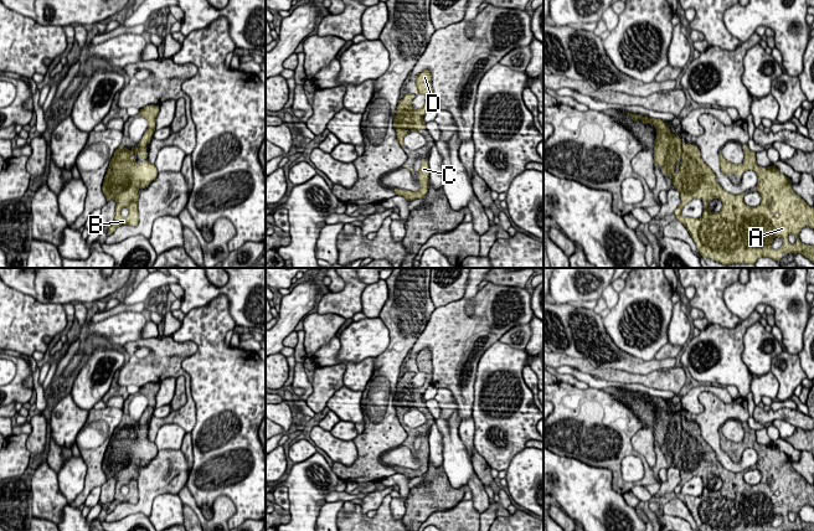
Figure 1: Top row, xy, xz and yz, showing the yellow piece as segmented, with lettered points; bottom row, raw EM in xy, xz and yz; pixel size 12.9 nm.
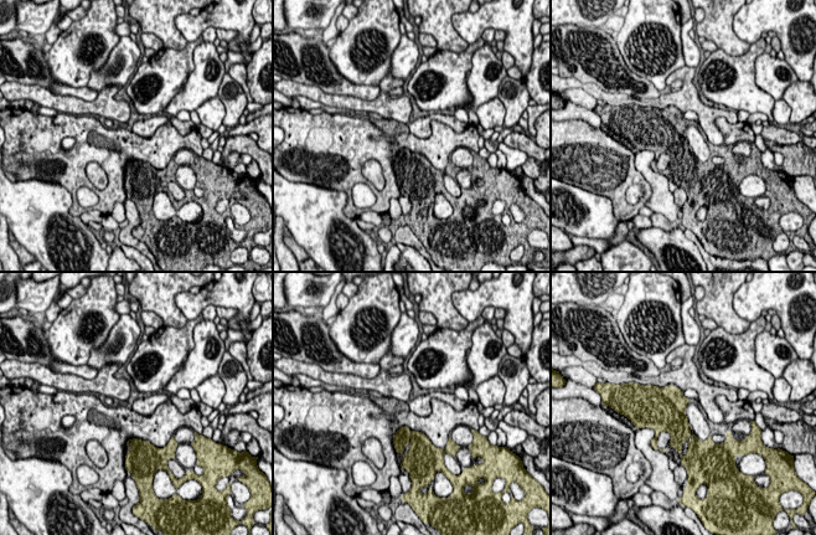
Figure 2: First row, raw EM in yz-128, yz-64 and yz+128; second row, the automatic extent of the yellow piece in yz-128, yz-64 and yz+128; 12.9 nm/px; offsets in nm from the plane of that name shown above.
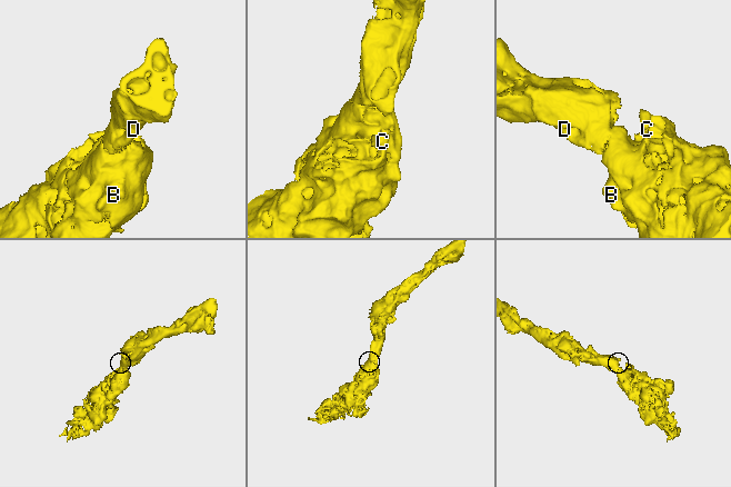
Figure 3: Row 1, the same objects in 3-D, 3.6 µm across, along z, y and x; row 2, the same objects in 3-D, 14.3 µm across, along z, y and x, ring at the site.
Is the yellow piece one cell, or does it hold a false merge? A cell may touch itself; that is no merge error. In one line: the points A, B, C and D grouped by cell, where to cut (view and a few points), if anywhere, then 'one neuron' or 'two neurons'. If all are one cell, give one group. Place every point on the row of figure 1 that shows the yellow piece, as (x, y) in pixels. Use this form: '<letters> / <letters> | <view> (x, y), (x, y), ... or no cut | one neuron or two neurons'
A B C D | no cut | one neuron

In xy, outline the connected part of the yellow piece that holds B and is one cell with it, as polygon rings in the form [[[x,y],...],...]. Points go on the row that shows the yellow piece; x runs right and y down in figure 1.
[[[151,104],[140,109],[138,115],[148,120],[148,129],[138,146],[132,146],[130,150],[119,146],[110,159],[102,186],[107,201],[114,200],[117,202],[114,222],[109,226],[108,236],[120,225],[138,226],[139,223],[138,191],[148,187],[159,172],[154,164],[148,160],[136,163],[132,155],[136,153],[140,159],[148,158],[144,148],[150,143],[155,132],[158,114],[159,105]]]

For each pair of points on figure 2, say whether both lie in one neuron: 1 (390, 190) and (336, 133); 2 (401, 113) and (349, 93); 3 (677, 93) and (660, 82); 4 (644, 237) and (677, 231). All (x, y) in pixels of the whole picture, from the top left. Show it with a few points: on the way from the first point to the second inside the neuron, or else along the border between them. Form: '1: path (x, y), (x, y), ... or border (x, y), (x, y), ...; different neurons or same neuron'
1: path (388, 170), (386, 161), (365, 140), (356, 140); same neuron
2: path (388, 107), (376, 99), (361, 97); same neuron
3: border (640, 77), (647, 78), (660, 91), (667, 89); different neurons
4: path (652, 237), (669, 237); same neuron

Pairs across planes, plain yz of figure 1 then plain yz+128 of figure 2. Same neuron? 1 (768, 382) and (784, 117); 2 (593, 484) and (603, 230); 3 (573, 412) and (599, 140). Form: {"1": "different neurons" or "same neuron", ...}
{"1": "same neuron", "2": "same neuron", "3": "same neuron"}

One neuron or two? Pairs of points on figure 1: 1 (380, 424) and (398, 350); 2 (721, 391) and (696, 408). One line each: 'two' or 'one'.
1: one
2: one

